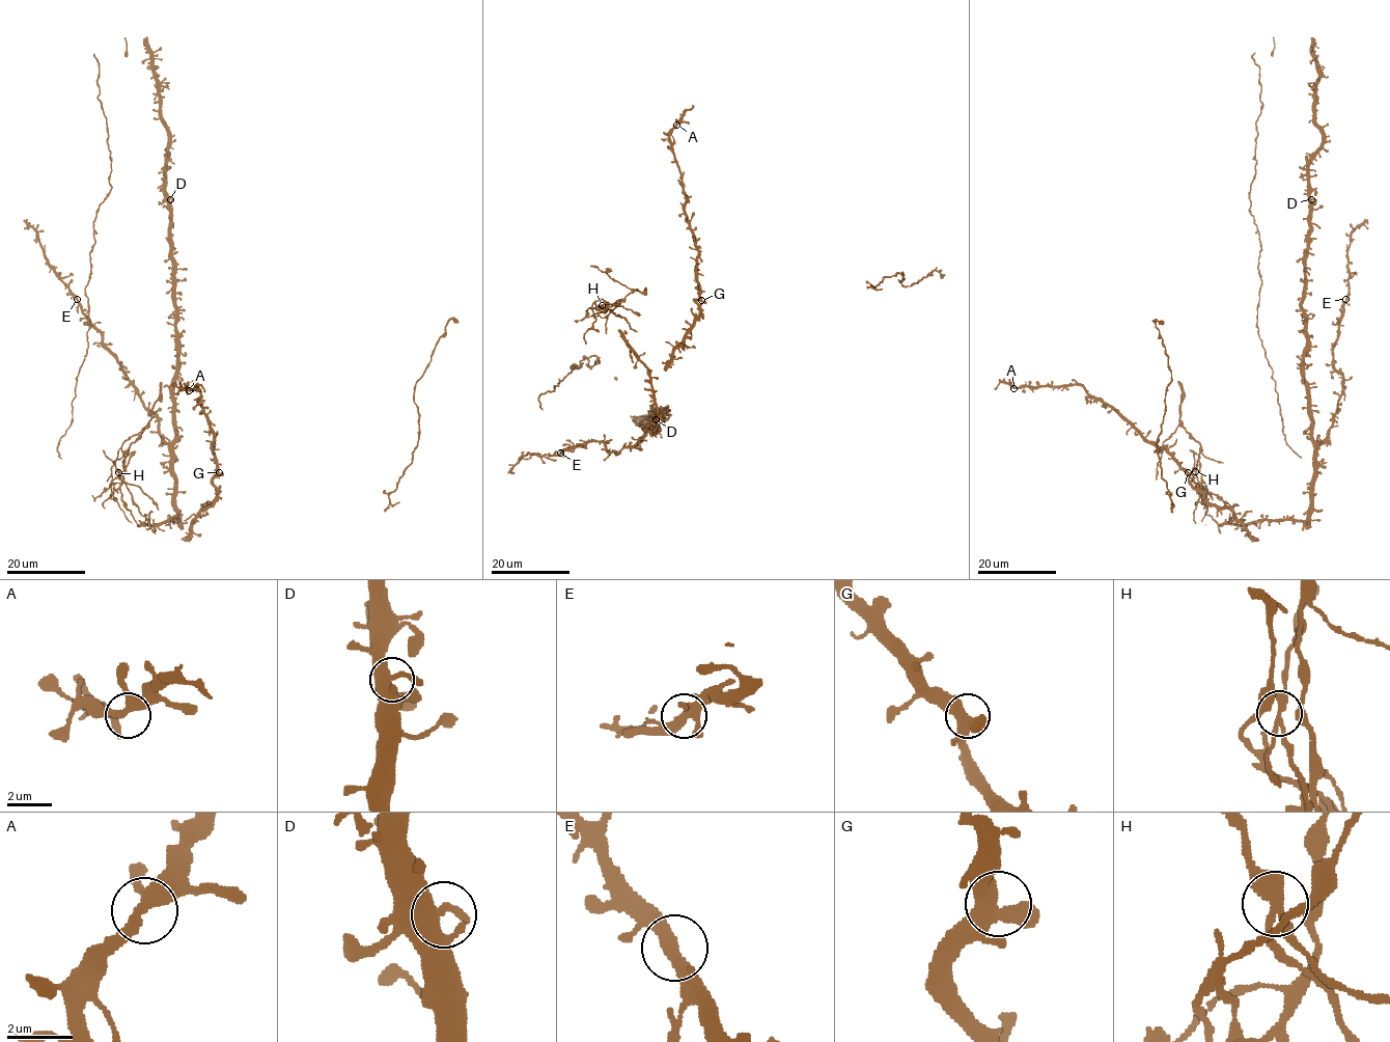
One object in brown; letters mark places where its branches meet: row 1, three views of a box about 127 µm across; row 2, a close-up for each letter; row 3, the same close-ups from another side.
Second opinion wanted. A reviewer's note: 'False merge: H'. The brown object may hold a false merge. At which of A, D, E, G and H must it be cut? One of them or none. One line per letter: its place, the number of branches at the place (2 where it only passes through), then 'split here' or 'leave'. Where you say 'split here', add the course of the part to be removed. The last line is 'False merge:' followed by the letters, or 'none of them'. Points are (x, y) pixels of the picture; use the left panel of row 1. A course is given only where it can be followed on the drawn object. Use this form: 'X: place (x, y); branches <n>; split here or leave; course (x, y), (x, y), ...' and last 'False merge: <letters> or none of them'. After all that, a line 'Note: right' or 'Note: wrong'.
A: place (189, 390); branches 3; leave
D: place (170, 199); branches 3; leave
E: place (77, 299); branches 3; leave
G: place (219, 472); branches 3; leave
H: place (118, 472); branches 3; split here; course (119, 472), (114, 462), (127, 451), (146, 426), (122, 444), (107, 481)
False merge: H
Note: right

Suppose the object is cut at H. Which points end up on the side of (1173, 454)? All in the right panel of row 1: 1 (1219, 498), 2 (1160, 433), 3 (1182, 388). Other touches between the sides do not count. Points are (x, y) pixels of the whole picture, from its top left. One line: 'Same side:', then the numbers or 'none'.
Same side: 2

